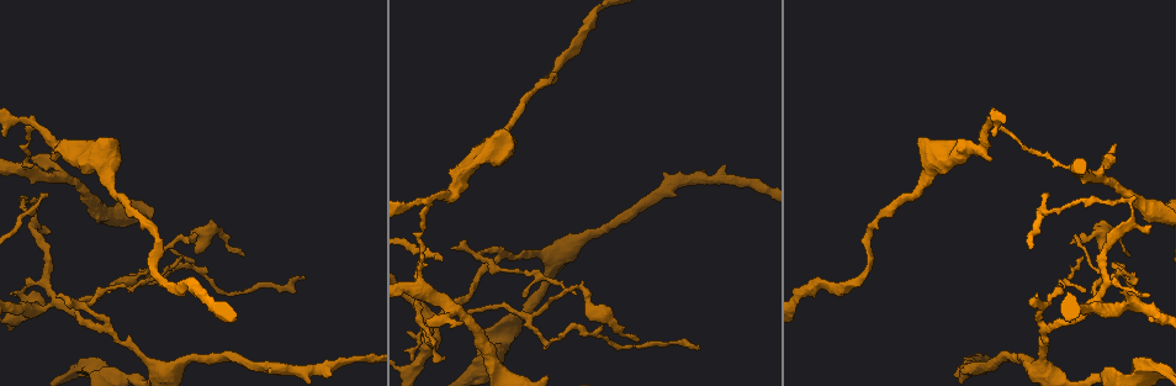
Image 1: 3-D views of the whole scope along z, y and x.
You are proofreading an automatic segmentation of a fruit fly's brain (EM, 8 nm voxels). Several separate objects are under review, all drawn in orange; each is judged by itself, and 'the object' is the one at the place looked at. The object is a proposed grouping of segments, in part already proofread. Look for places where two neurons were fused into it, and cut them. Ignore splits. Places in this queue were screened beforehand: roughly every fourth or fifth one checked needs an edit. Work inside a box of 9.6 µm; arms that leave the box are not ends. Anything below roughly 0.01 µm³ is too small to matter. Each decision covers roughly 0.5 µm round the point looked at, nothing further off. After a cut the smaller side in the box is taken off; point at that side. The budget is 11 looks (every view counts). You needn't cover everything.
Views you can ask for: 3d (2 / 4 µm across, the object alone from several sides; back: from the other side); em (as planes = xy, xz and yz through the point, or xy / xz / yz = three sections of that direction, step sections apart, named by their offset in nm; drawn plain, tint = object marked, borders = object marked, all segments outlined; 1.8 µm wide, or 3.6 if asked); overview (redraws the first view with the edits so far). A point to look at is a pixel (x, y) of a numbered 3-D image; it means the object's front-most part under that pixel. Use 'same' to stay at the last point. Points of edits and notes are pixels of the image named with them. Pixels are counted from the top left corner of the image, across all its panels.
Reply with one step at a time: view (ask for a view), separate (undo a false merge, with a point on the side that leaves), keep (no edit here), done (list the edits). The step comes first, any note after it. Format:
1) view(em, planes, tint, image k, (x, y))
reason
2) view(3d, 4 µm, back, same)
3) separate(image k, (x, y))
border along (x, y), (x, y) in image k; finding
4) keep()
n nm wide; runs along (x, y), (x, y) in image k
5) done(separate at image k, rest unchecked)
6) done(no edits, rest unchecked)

view(em, 3.6 µm, xz, step 16, tint, image 1, (502, 256))
branch point

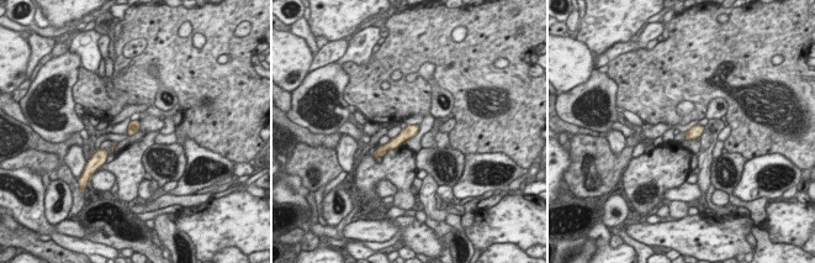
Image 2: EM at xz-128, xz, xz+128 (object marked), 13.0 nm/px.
keep()
runs along (416, 127), (380, 152) in image 2; continuous, no second neuron

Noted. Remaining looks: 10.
view(3d, 4 µm, back, image 1, (62, 301))

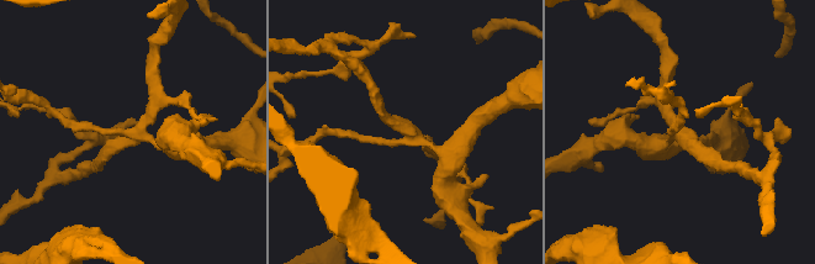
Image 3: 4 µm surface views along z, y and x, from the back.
view(em, 3.6 µm, planes, plain, image 3, (406, 134))
need the tissue

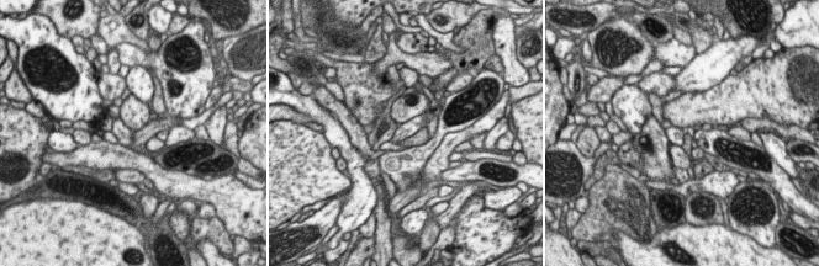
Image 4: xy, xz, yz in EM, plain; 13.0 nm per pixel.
view(em, 3.6 µm, planes, tint, same)

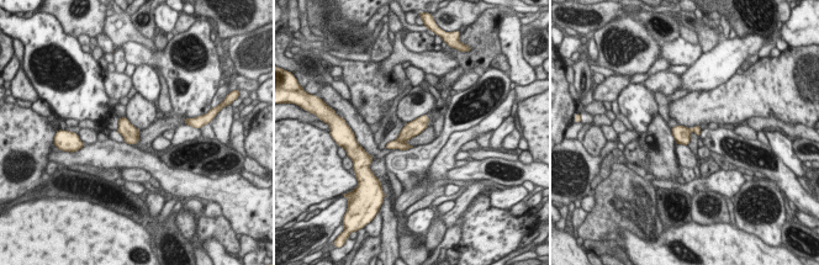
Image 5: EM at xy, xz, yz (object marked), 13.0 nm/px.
separate(image 5, (394, 144))
border along (395, 139), (401, 142) in image 5; a second neuron is stuck on

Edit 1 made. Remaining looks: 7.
done(separate at image 5, rest unchecked)

